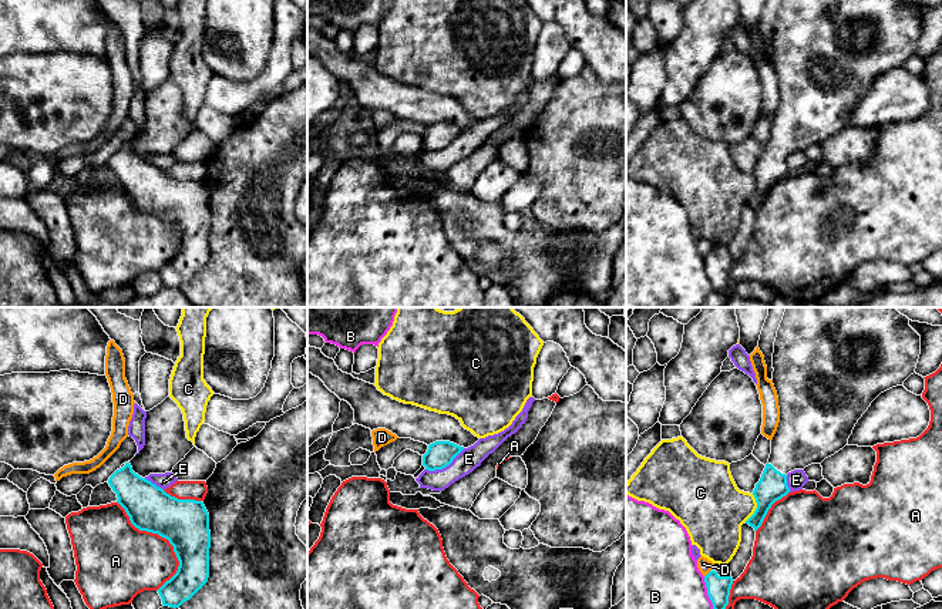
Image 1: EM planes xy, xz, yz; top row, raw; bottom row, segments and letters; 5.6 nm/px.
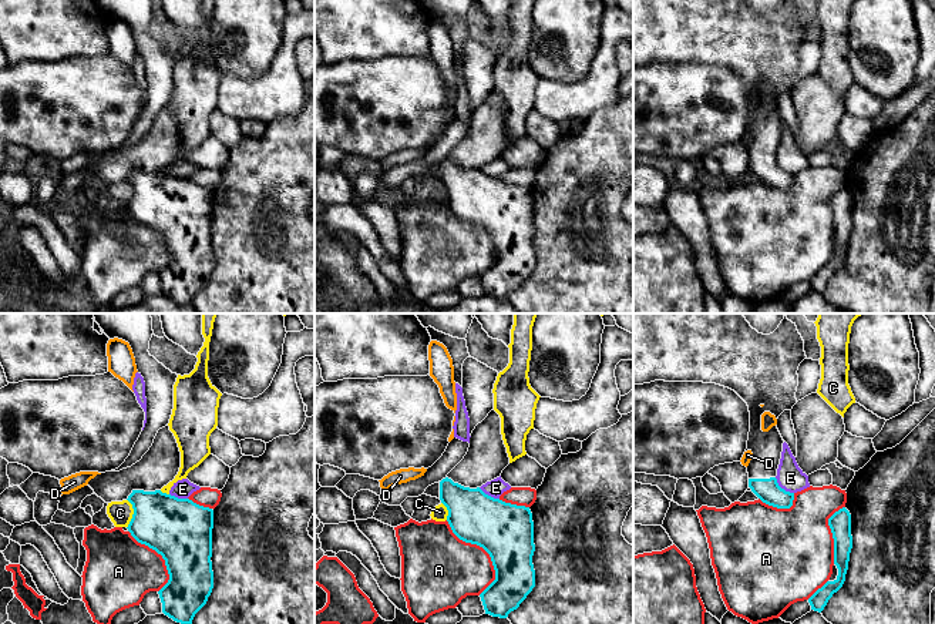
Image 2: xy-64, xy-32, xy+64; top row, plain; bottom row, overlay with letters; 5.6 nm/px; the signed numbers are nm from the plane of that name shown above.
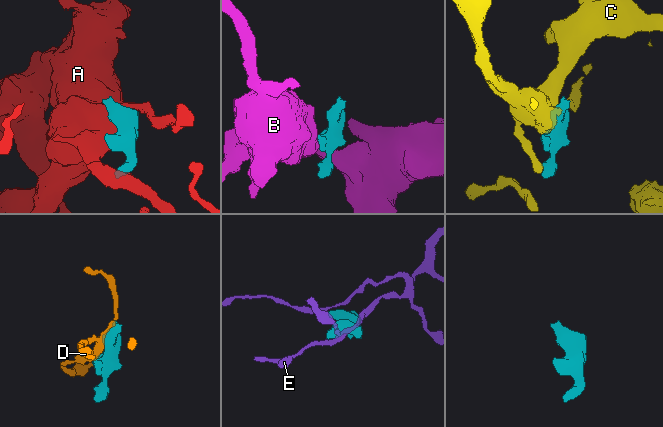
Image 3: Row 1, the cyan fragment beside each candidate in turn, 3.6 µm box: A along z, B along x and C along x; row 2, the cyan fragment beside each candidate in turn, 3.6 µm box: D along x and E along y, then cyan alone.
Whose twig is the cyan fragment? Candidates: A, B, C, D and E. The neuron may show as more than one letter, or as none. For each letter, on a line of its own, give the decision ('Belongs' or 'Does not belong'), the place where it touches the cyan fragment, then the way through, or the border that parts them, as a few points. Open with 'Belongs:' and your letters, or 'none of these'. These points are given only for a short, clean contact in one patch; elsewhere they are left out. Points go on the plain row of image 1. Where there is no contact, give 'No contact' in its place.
Belongs: none of these
A: Does not belong. Touches cyan at xy (164, 218)
B: Does not belong. Touches cyan at yz (707, 273). Boundary: yz (703, 258), (706, 275), (713, 289)
C: Does not belong. Touches cyan at yz (756, 189)
D: Does not belong. Touches cyan at yz (707, 255). Boundary: yz (710, 251), (705, 258)
E: Does not belong. Touches cyan at xz (444, 148). Boundary: xz (464, 130), (444, 148), (426, 151)

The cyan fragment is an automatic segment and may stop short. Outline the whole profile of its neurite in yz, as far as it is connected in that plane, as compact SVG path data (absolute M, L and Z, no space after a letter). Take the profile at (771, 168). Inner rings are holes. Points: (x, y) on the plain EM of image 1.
M783 0L777 11L777 18L774 23L773 34L773 65L778 78L780 88L780 104L777 112L771 121L771 135L766 149L761 155L760 162L756 165L753 176L757 184L754 195L746 202L750 208L757 212L771 186L785 178L790 174L787 166L787 155L794 151L804 151L811 145L821 145L825 139L834 137L845 127L848 127L848 120L862 95L868 91L871 84L884 73L902 67L904 63L915 54L916 44L921 36L921 17L909 7L909 0Z

